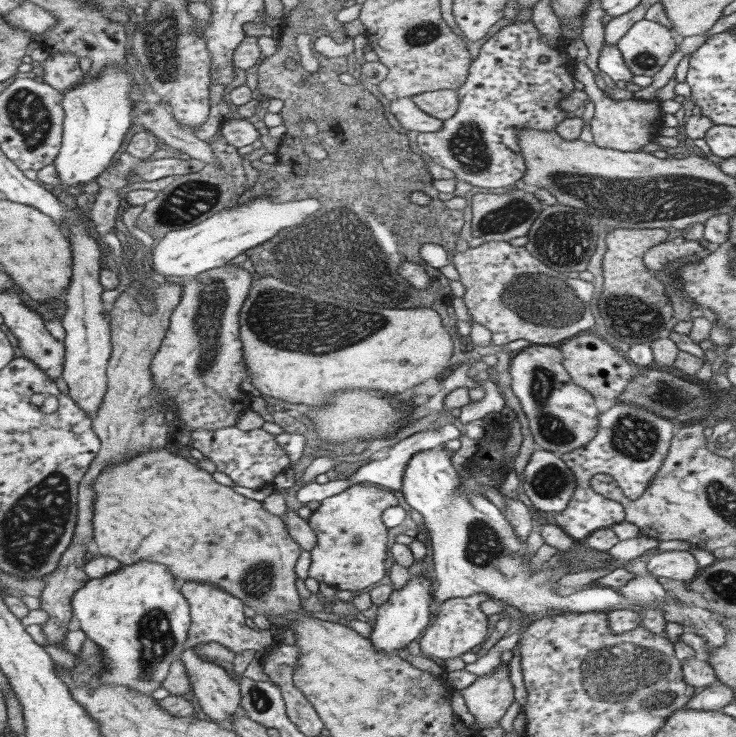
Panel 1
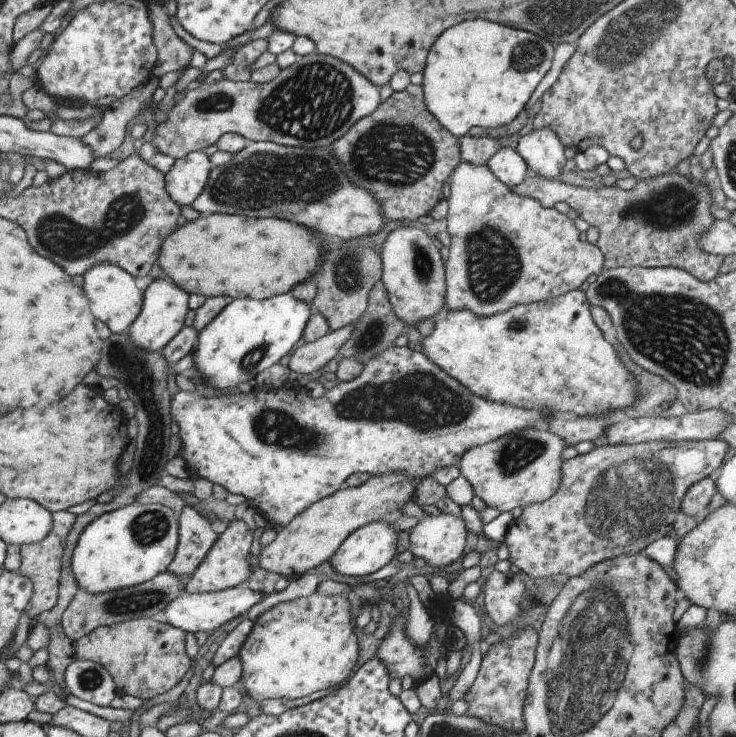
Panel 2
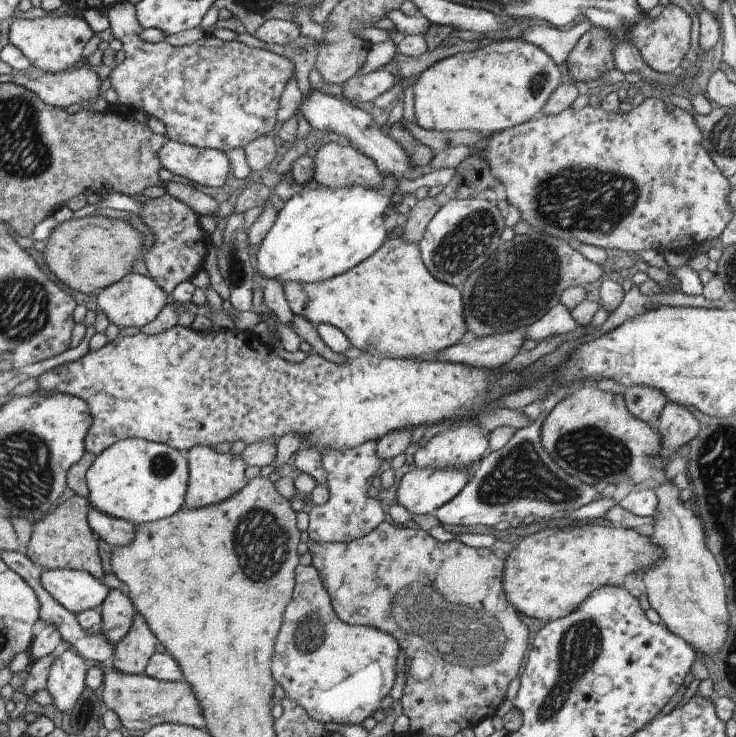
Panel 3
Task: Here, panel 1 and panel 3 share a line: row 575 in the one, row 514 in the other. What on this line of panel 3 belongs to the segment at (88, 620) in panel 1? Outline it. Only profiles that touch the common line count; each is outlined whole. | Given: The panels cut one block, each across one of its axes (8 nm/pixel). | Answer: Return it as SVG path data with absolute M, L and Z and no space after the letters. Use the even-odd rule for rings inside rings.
M129 437L98 455L86 479L89 502L94 509L136 526L170 517L185 504L189 467L184 451L165 443Z

